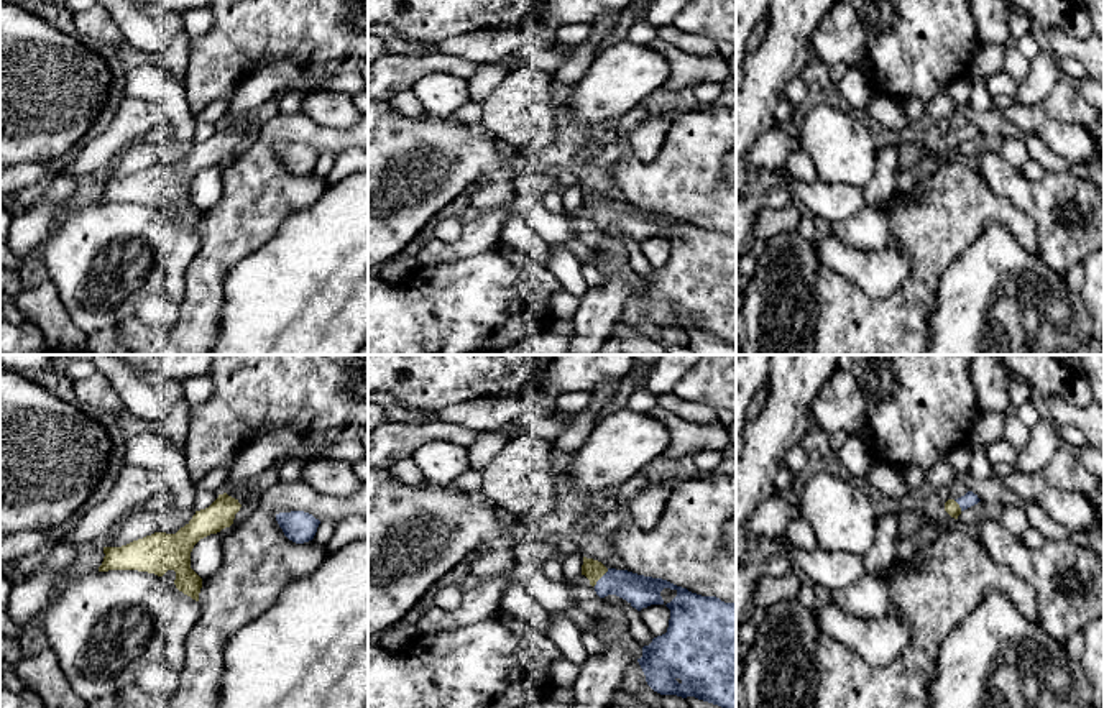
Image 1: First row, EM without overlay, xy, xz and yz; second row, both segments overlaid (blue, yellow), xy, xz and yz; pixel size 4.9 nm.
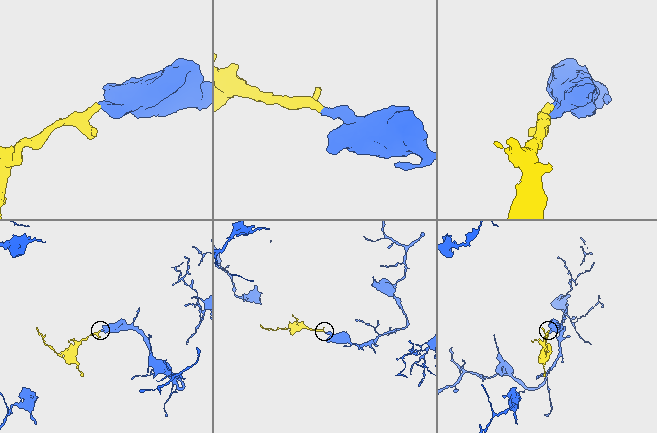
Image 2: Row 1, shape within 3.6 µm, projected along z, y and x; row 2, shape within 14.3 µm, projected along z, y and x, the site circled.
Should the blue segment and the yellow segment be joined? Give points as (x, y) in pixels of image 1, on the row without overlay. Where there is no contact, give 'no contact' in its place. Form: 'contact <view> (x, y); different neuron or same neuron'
contact xz (602, 209); same neuron

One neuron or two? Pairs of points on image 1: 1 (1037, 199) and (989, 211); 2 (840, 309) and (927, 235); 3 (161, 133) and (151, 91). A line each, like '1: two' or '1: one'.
1: two
2: one
3: two

